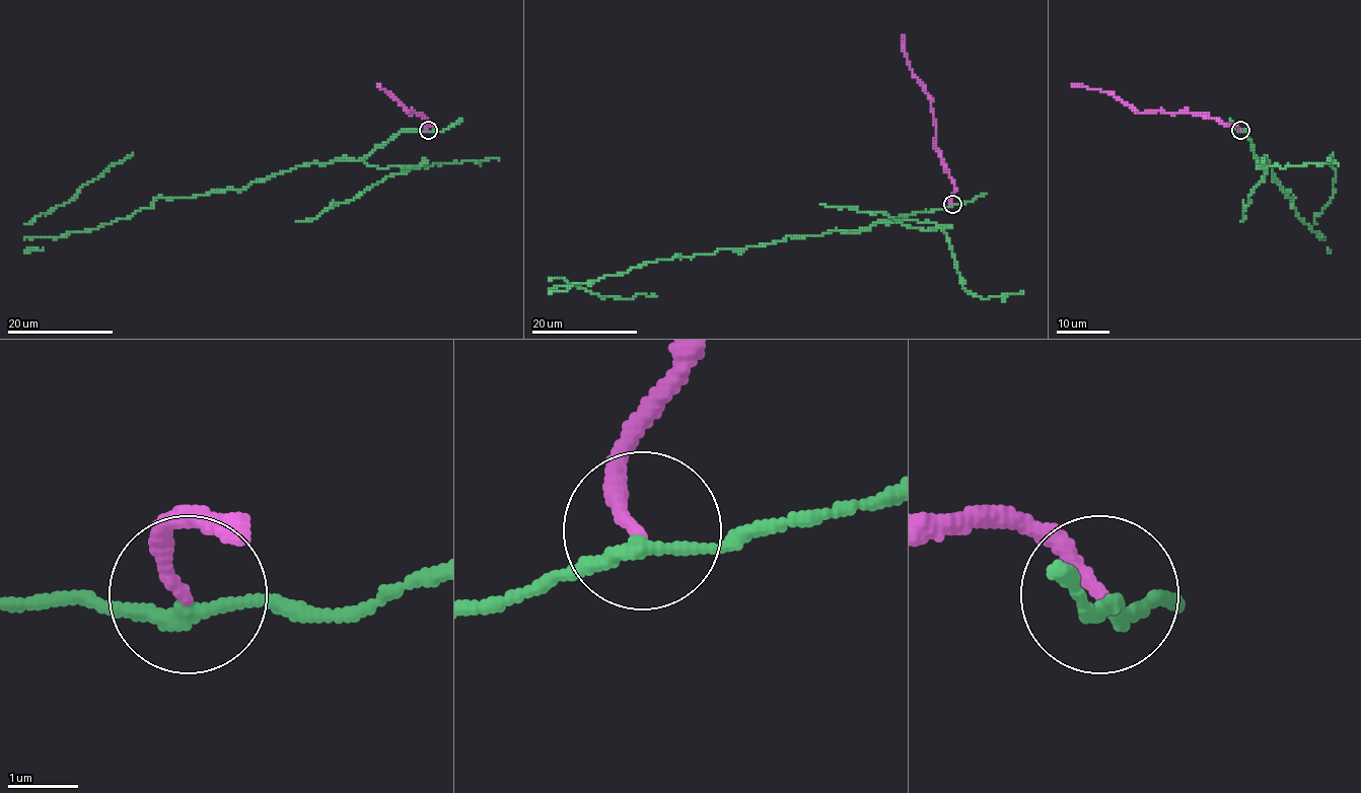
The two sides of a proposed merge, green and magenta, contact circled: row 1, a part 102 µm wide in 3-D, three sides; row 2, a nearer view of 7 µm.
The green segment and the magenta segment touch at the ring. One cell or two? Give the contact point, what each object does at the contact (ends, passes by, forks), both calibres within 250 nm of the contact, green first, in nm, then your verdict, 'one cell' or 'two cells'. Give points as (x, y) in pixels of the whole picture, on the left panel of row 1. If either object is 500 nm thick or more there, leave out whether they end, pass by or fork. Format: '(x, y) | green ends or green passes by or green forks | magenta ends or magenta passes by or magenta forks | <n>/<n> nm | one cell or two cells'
(428, 130) | green passes by | magenta ends | 200/190 nm | two cells

